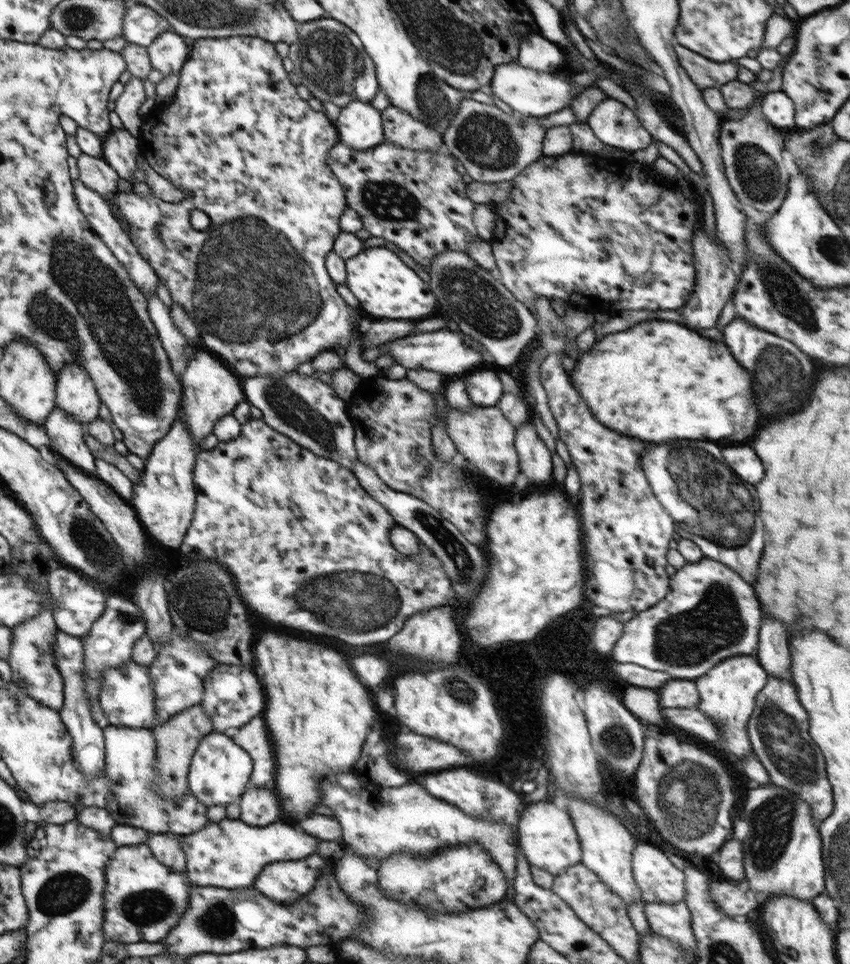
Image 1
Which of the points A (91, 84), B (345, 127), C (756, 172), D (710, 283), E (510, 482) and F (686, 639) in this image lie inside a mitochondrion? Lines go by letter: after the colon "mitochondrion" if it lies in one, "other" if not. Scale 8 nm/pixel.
A: other
B: other
C: mitochondrion
D: other
E: other
F: mitochondrion

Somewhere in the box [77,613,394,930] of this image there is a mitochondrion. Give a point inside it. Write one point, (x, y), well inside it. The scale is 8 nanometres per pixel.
(148, 906)

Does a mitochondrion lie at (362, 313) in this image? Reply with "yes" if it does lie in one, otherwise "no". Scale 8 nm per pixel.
no

